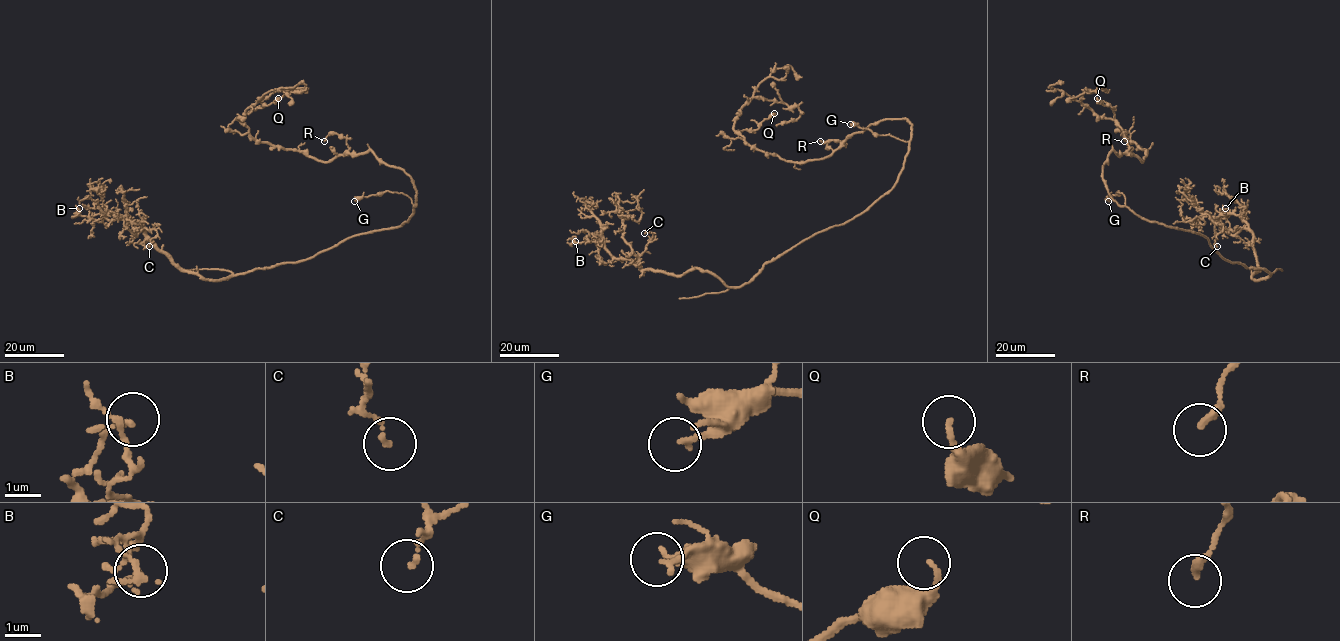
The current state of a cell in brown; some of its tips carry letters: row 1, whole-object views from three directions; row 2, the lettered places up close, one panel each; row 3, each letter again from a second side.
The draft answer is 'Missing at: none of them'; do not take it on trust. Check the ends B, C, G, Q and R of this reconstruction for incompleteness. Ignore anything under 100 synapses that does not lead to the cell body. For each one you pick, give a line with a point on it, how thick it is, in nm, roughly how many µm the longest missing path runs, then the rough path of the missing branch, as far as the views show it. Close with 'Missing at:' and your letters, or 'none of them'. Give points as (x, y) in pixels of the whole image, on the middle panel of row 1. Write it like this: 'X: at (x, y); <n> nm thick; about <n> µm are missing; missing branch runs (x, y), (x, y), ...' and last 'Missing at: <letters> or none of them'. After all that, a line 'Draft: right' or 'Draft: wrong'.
Missing at: none of them
Draft: right

